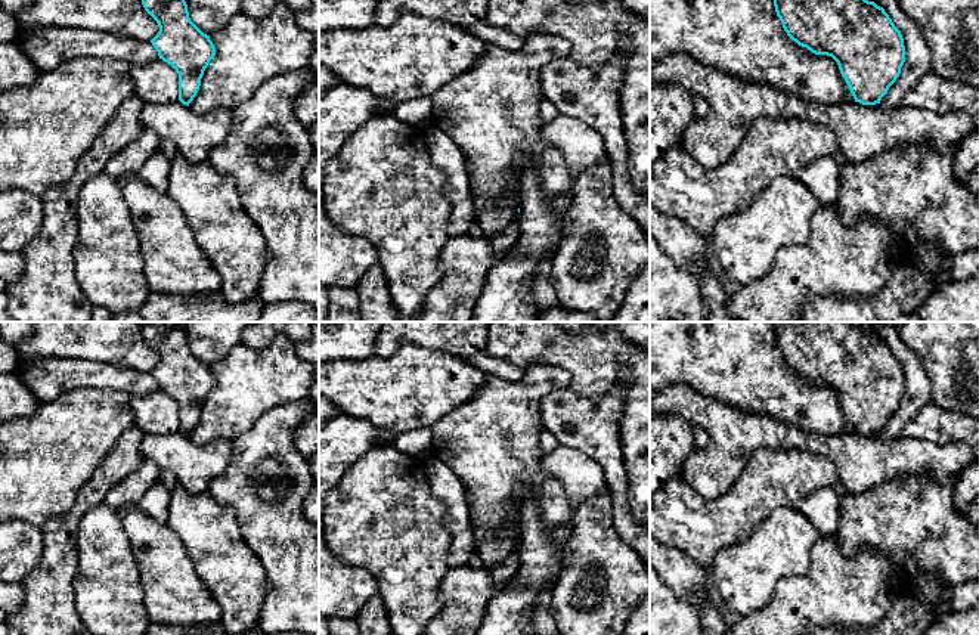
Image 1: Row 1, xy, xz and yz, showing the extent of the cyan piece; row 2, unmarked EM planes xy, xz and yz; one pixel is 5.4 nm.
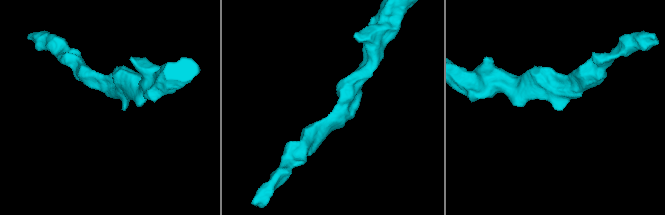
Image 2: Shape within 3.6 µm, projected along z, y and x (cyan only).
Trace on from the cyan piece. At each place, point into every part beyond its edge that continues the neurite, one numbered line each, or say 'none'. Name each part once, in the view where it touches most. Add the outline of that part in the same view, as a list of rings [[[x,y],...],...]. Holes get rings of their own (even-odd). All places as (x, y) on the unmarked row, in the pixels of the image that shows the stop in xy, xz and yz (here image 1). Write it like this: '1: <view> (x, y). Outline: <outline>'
none

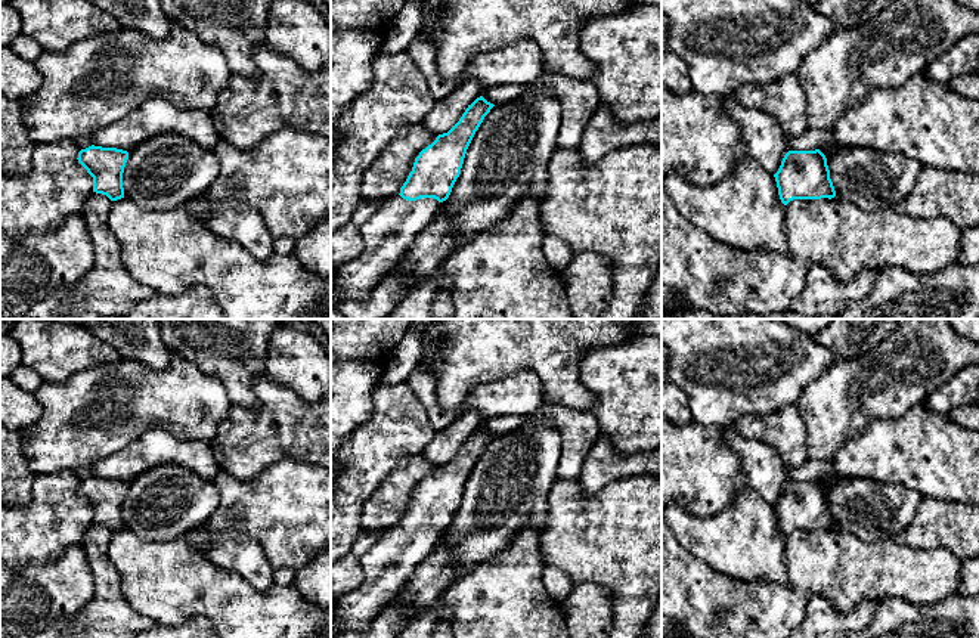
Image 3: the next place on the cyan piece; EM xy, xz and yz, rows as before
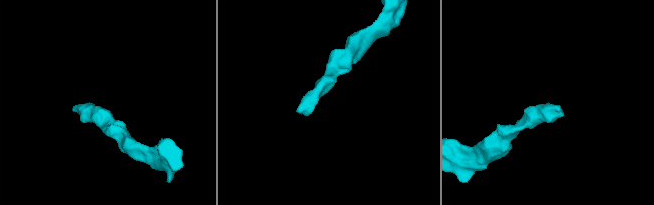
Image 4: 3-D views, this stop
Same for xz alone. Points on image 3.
1: xz (390, 561). Outline: [[[397,526],[385,532],[359,557],[363,583],[335,601],[331,638],[344,631],[366,631],[377,613],[402,589],[418,563],[431,554],[439,541],[440,533],[434,529],[408,532]]]

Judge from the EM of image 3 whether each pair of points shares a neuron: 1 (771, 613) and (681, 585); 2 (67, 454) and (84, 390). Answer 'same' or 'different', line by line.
1: same
2: same

